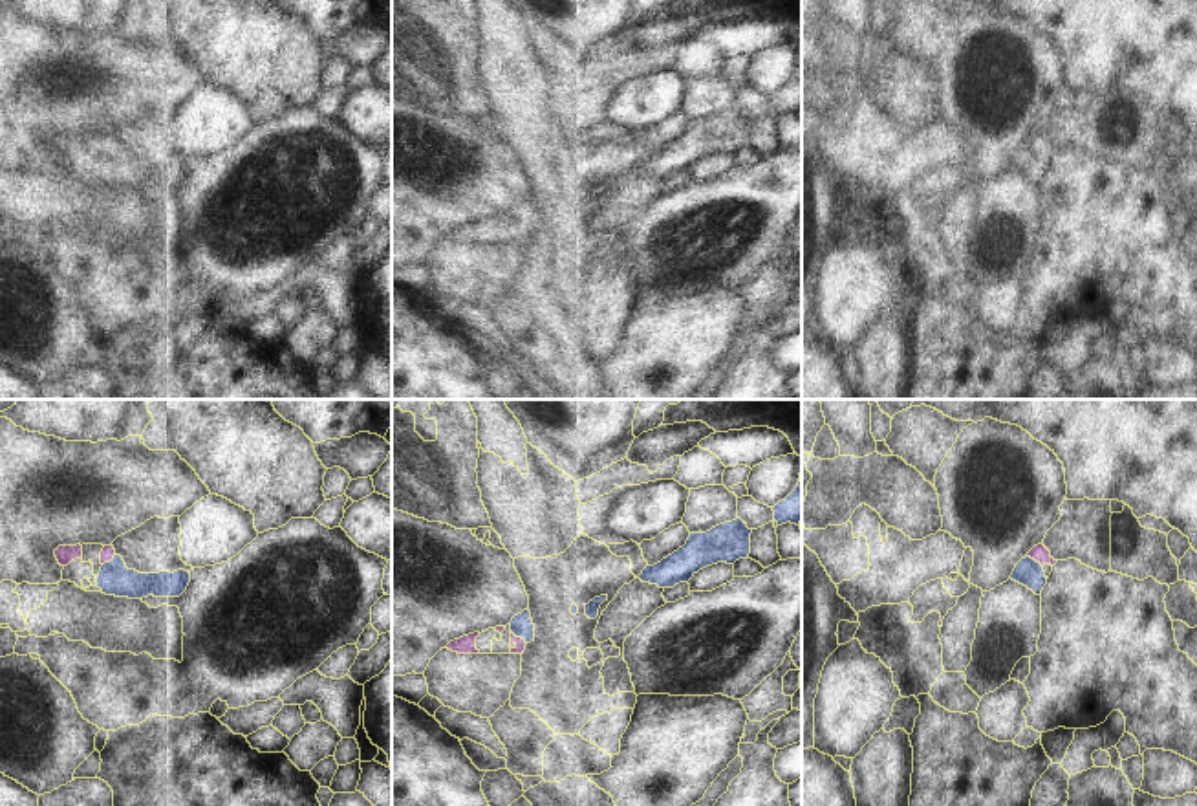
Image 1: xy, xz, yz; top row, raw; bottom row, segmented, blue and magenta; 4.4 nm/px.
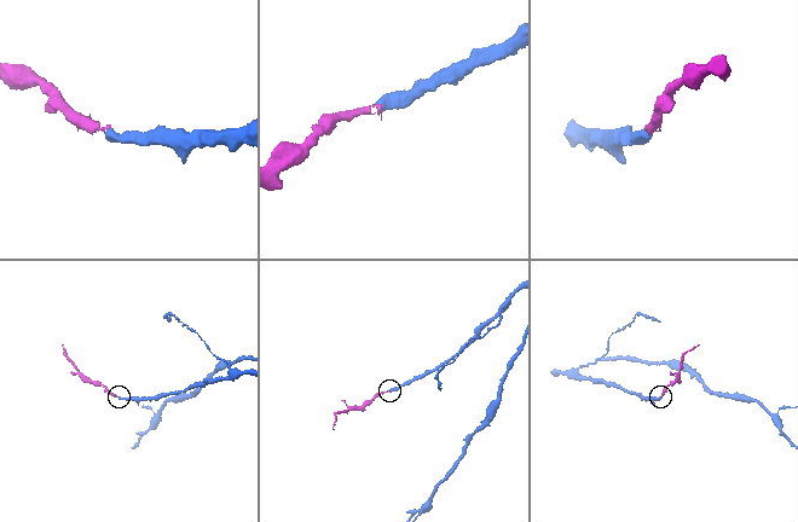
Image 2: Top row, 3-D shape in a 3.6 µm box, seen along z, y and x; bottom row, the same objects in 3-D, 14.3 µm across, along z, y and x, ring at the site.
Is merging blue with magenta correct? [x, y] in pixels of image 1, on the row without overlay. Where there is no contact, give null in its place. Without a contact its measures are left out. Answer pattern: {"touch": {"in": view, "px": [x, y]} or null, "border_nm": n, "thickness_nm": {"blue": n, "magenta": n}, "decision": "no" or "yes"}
{"touch": {"in": "xz", "px": [518, 226]}, "border_nm": 90, "thickness_nm": {"blue": 100, "magenta": 50}, "decision": "yes"}

